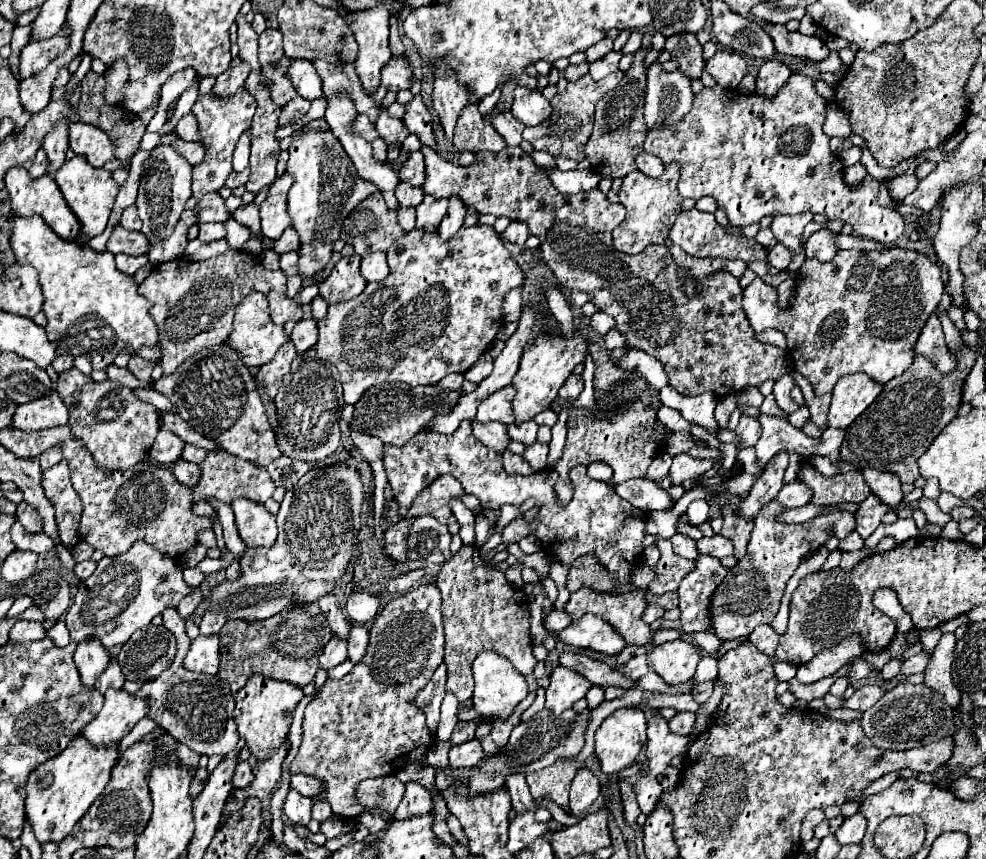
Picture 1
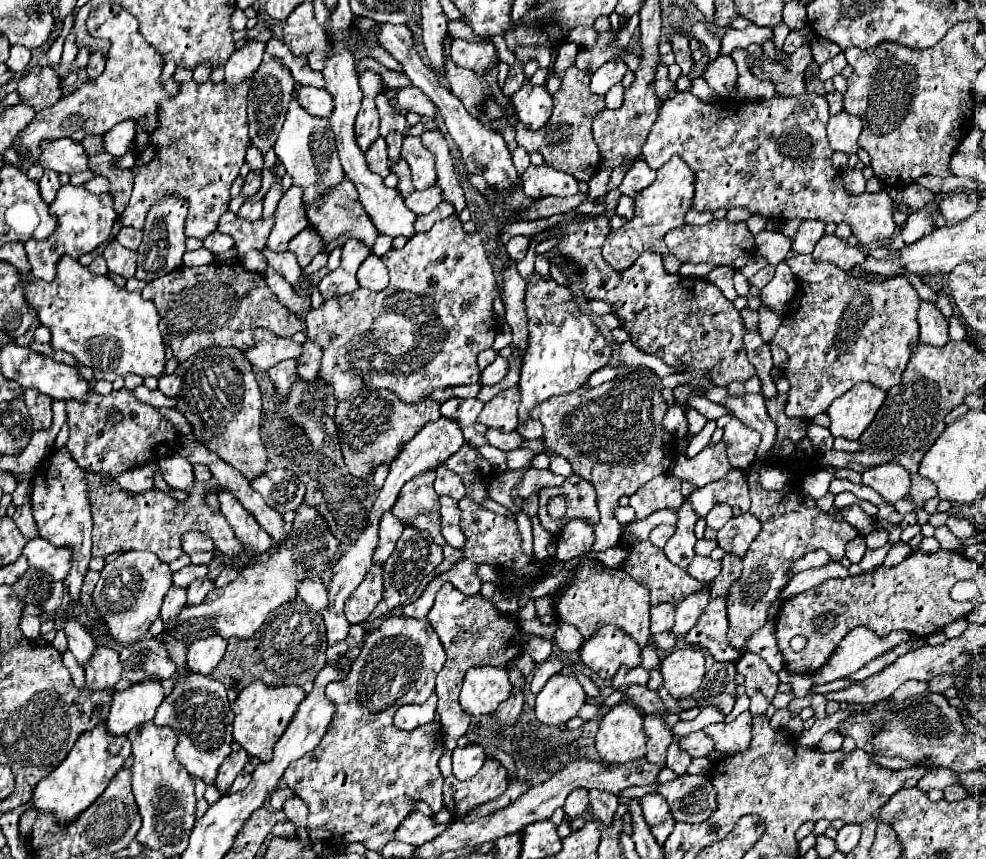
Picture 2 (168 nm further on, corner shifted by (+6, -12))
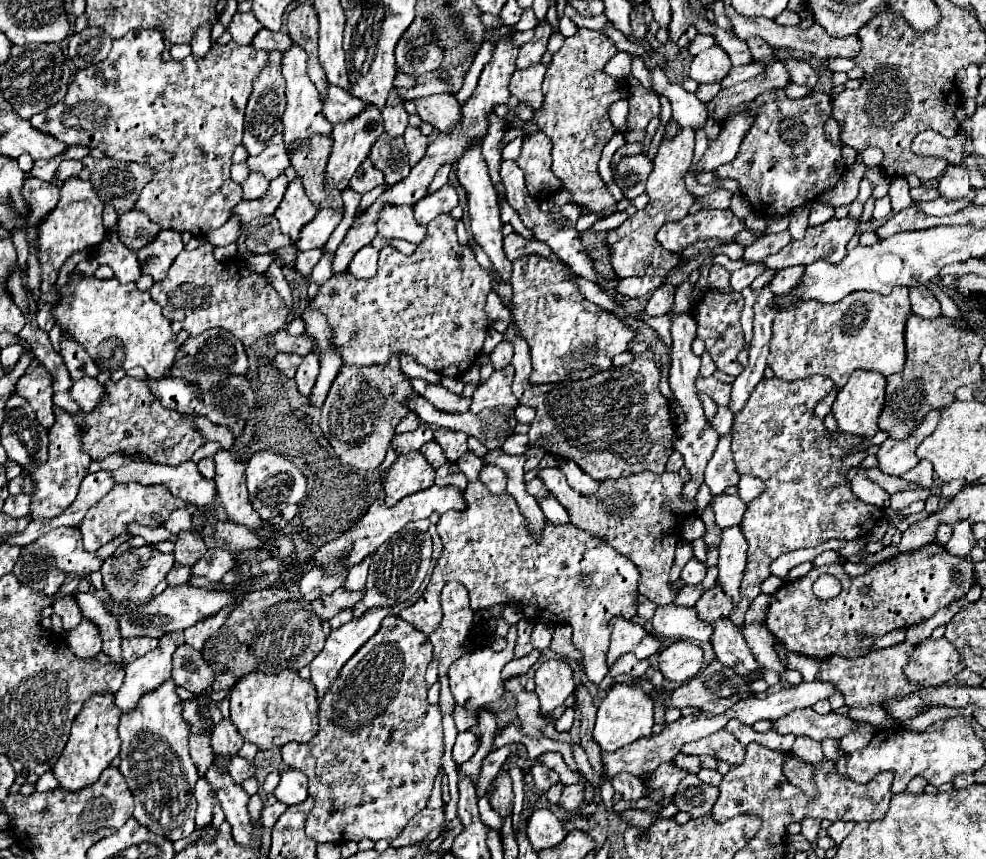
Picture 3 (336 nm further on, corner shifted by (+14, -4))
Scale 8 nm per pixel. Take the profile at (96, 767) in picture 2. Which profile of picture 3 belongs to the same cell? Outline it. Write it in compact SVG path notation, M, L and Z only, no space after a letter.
M95 694L77 714L69 742L61 754L61 760L53 766L53 774L59 782L59 788L65 788L69 792L79 792L81 788L87 788L93 784L101 772L111 764L111 760L119 754L121 740L117 736L119 726L119 708L113 704L113 694Z

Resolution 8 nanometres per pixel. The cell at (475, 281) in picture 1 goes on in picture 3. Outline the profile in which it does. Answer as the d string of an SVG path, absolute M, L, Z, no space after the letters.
M441 214L441 216L435 216L429 226L427 226L427 234L425 234L425 240L421 244L417 244L417 250L411 254L411 256L405 256L401 254L399 250L391 248L391 246L385 246L379 250L379 270L375 274L375 278L371 280L357 280L353 278L349 272L345 274L339 274L339 276L331 276L317 292L315 298L309 300L309 308L321 312L325 318L327 318L327 324L333 332L333 348L337 348L337 354L341 356L343 360L343 366L345 364L353 364L353 366L371 366L371 364L377 364L377 366L385 366L389 364L391 360L391 354L397 354L397 356L411 356L413 360L417 360L421 366L441 374L441 376L453 376L453 378L461 378L475 362L475 358L479 356L481 348L483 348L483 338L485 338L485 332L489 328L489 320L483 312L483 306L485 306L485 298L487 294L491 292L491 276L485 268L481 268L475 260L475 254L473 250L467 246L467 244L459 244L457 240L457 234L455 234L455 220L451 218L451 214Z

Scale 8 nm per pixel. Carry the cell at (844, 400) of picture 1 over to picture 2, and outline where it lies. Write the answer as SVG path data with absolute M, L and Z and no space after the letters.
M859 382L855 384L845 396L837 398L827 414L831 418L831 434L849 438L849 440L859 440L861 434L869 428L873 422L877 410L881 408L885 400L885 392L871 382Z

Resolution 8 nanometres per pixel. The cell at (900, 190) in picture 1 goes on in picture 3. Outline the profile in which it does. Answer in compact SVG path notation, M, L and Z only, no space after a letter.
M919 186L919 188L911 188L911 198L913 200L935 200L939 198L937 188L933 186Z

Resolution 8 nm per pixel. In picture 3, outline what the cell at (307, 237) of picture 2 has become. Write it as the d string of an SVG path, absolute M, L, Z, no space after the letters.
M331 208L319 210L319 214L309 224L305 224L305 228L301 228L295 248L299 252L311 250L311 248L323 248L331 232L339 226L341 218L343 218L343 212L339 210L331 210Z

